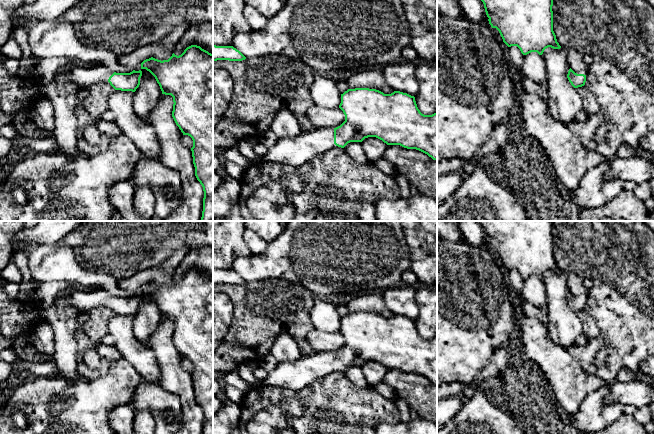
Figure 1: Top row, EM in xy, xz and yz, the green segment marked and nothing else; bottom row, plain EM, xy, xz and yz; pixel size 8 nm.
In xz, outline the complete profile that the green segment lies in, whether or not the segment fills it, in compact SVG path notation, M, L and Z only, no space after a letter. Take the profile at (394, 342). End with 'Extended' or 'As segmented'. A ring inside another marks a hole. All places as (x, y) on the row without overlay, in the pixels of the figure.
M355 312L348 313L341 318L339 332L345 339L345 345L334 353L312 354L302 356L297 361L279 362L276 368L263 376L258 388L281 387L290 390L300 390L312 382L324 377L334 370L344 372L350 366L362 366L365 362L376 361L387 369L400 369L407 373L416 373L437 385L437 336L432 339L424 339L417 331L415 321L400 315L384 318L376 313Z. Extended

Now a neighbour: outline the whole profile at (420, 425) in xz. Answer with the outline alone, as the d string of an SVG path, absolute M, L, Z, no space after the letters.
M422 417L396 424L380 422L375 434L437 434L437 422Z

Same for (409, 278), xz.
M405 271L402 273L401 275L401 280L405 285L408 286L419 286L419 280L416 277L415 273L413 273L412 271Z

